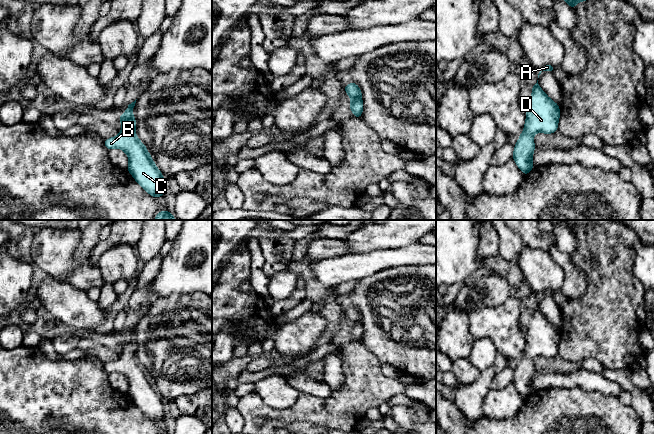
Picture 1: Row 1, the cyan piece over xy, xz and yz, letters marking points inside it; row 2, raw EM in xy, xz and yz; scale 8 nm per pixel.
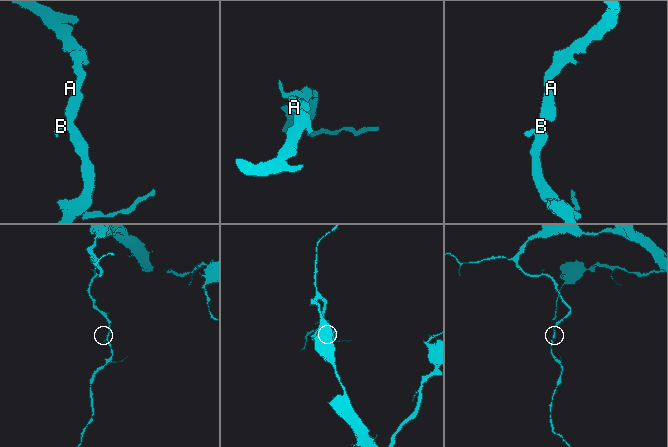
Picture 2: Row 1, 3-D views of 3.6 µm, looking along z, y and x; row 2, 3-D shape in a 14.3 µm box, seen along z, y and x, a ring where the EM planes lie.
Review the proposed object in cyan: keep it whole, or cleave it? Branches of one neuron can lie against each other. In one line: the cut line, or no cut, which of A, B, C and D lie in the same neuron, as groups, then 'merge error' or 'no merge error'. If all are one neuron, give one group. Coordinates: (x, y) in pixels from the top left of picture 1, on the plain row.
no cut | A B C D | no merge error

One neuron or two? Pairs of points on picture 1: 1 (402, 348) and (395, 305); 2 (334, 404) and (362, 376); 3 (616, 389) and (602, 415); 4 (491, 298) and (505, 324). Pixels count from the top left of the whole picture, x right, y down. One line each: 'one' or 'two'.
1: one
2: one
3: two
4: two

